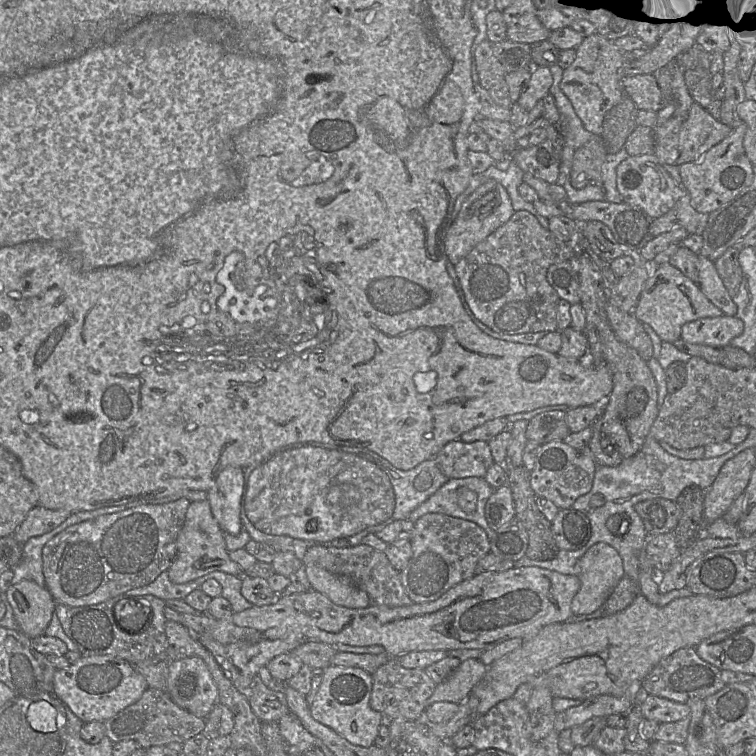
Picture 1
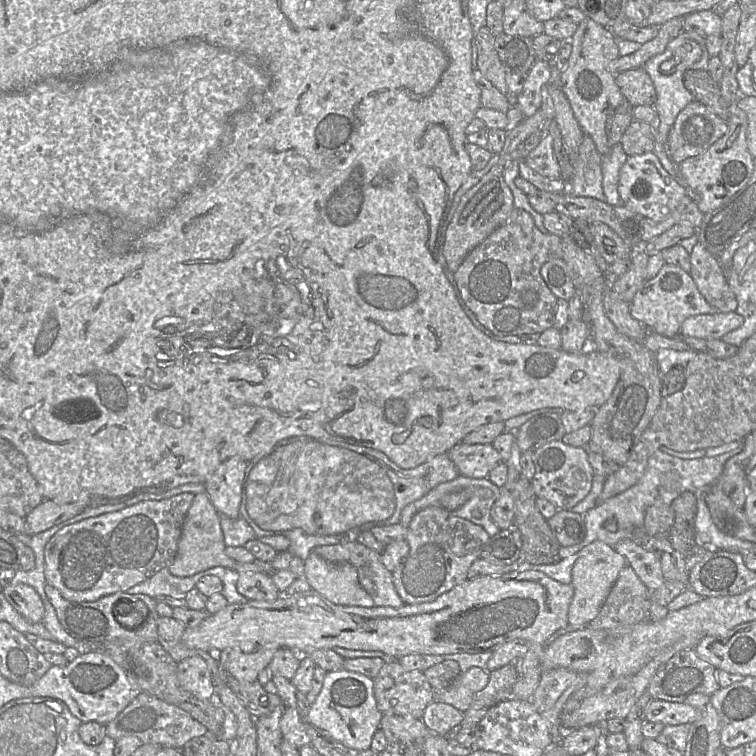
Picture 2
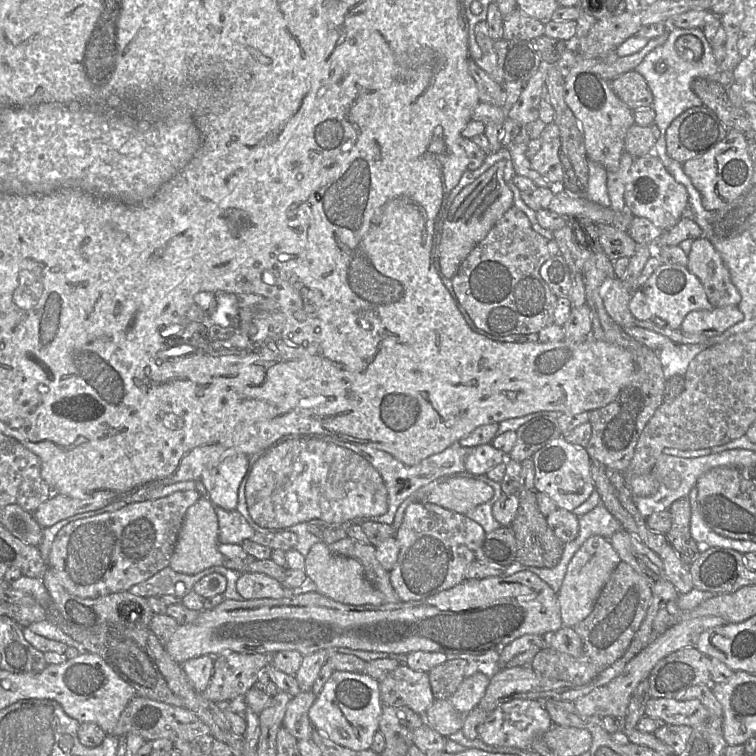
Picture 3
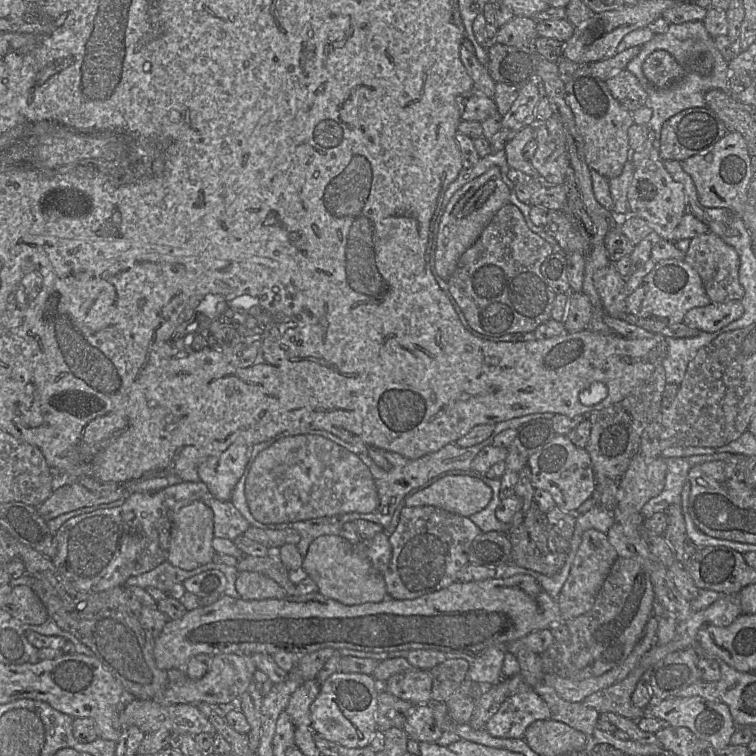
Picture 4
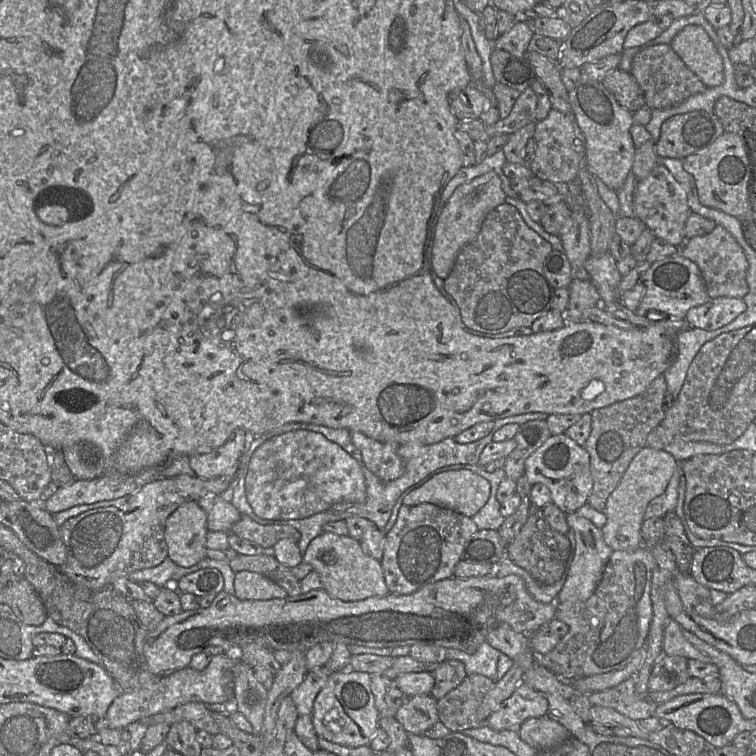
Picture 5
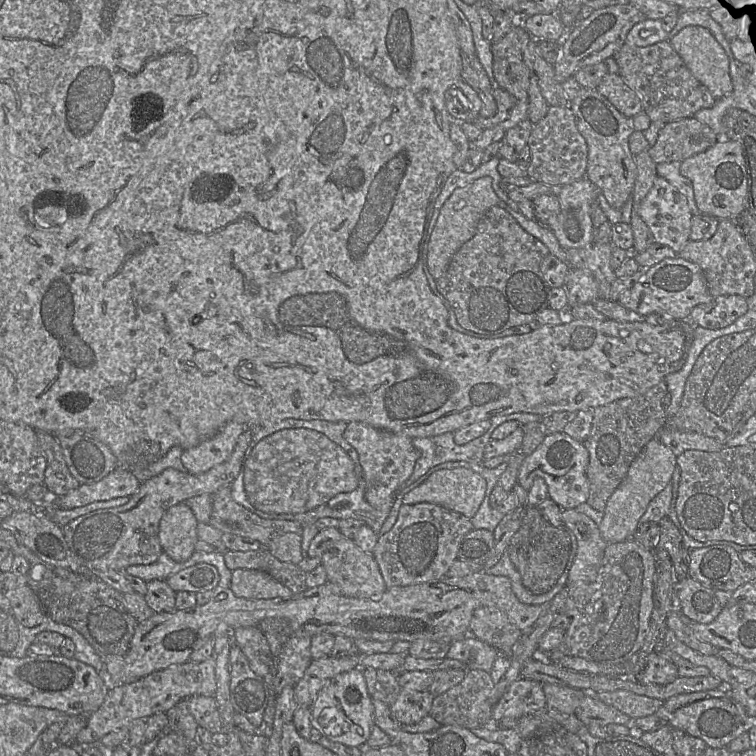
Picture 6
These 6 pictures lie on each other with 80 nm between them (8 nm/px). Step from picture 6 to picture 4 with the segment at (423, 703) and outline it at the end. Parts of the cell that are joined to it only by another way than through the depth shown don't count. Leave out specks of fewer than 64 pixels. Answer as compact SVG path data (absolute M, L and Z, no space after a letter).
M432 702L415 705L408 716L403 730L411 740L416 742L436 743L443 731L437 726L434 716Z

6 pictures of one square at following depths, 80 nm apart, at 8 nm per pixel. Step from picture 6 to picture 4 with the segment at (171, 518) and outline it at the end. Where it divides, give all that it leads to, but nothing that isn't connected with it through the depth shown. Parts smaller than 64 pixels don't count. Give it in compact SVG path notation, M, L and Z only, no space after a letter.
M204 499L183 506L174 516L167 560L175 567L193 570L213 561L216 551L213 549L214 515Z

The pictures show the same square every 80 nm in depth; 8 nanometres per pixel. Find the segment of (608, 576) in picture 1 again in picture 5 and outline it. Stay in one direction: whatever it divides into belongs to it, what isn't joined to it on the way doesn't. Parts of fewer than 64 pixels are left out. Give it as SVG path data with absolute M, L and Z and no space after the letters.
M569 513L566 521L576 540L576 551L566 582L559 592L555 605L566 601L585 601L597 588L613 550L606 545L602 532L590 520Z

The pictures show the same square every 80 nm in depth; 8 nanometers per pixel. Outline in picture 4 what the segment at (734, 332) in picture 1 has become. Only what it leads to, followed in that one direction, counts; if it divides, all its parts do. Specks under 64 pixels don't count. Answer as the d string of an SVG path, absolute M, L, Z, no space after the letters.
M741 300L711 302L703 307L690 309L683 322L691 328L712 333L739 319L743 313Z

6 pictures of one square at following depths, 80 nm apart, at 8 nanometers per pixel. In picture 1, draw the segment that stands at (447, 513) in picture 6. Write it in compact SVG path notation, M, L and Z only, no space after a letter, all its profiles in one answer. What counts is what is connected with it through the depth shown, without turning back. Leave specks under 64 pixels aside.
M428 513L414 523L412 557L400 571L402 585L413 603L432 602L457 584L472 578L478 561L490 553L490 540L476 523L442 513Z

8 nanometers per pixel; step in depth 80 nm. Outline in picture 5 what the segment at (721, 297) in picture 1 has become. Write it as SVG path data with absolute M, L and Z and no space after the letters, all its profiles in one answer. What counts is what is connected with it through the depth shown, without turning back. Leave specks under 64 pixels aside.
M716 225L714 230L706 235L689 238L686 246L679 251L679 254L697 265L710 298L742 299L748 293L746 256L742 247L724 227Z

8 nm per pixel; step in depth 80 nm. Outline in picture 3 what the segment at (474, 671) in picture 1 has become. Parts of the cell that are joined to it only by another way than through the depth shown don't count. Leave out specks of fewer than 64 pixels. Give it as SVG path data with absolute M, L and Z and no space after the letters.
M481 672L465 677L448 701L458 713L467 715L478 706L485 694L489 681L490 679Z

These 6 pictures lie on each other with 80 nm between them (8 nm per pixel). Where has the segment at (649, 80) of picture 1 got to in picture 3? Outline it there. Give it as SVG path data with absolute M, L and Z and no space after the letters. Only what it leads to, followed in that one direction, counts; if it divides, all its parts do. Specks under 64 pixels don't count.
M635 70L625 72L610 81L615 95L632 111L652 107L653 95L645 78Z

